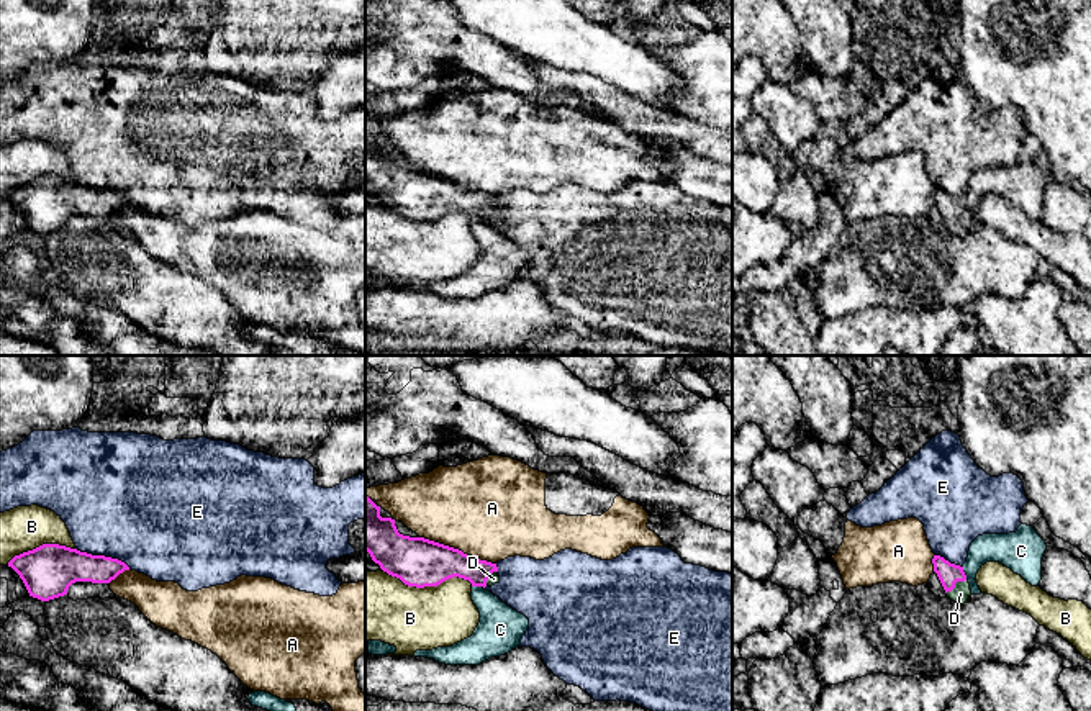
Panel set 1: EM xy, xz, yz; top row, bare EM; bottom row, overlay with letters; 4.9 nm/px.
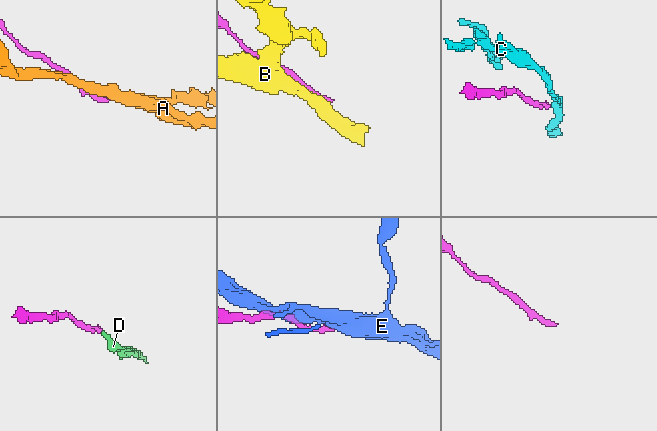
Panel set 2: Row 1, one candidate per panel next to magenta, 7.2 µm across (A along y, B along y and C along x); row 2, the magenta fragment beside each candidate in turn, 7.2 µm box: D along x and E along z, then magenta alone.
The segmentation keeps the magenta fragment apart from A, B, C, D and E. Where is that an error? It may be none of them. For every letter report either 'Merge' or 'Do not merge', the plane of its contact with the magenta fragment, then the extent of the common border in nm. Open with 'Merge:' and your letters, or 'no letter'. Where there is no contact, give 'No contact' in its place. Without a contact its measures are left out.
Merge: D
A: Do not merge. Touches magenta in xz. Shared border 400 nm
B: Do not merge. Touches magenta in xz. Shared border 440 nm
C: Do not merge. Touches magenta in xz. Shared border 70 nm
D: Merge. Touches magenta in yz. Shared border 120 nm
E: Do not merge. Touches magenta in xy. Shared border 280 nm

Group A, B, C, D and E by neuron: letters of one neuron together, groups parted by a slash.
A / B / C / D / E

